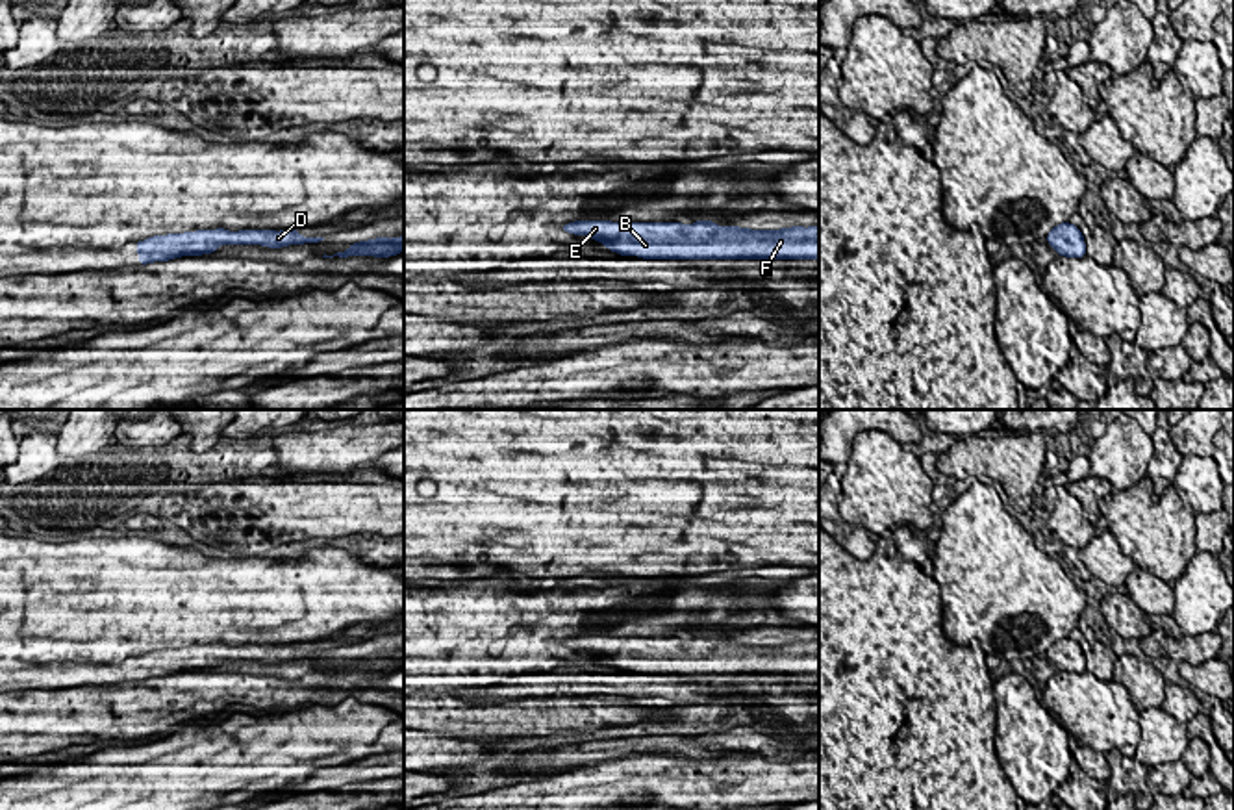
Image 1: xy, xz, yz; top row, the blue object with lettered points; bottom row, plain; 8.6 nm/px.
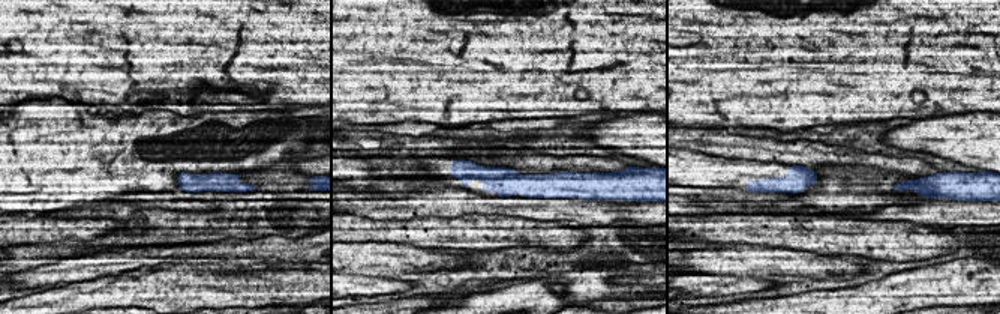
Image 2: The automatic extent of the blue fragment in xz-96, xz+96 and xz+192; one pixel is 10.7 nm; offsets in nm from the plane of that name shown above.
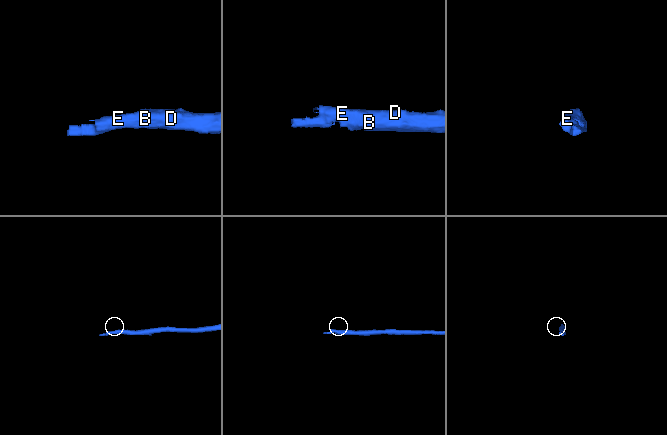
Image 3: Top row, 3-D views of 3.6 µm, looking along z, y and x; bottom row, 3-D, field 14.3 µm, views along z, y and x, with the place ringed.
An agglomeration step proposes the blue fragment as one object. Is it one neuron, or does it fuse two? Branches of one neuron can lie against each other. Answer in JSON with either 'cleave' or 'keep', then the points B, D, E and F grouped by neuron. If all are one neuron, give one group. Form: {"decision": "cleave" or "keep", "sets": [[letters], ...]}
{"decision": "keep", "sets": [["B", "D", "E", "F"]]}

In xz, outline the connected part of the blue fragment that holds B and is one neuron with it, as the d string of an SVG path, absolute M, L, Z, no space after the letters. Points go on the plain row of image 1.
M573 636L561 645L587 651L619 671L634 669L641 675L819 675L819 639L750 645L717 641L715 636Z

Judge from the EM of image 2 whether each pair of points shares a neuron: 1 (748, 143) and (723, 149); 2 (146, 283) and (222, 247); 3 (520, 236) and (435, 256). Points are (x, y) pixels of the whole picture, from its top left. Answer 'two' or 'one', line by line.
1: one
2: two
3: two

